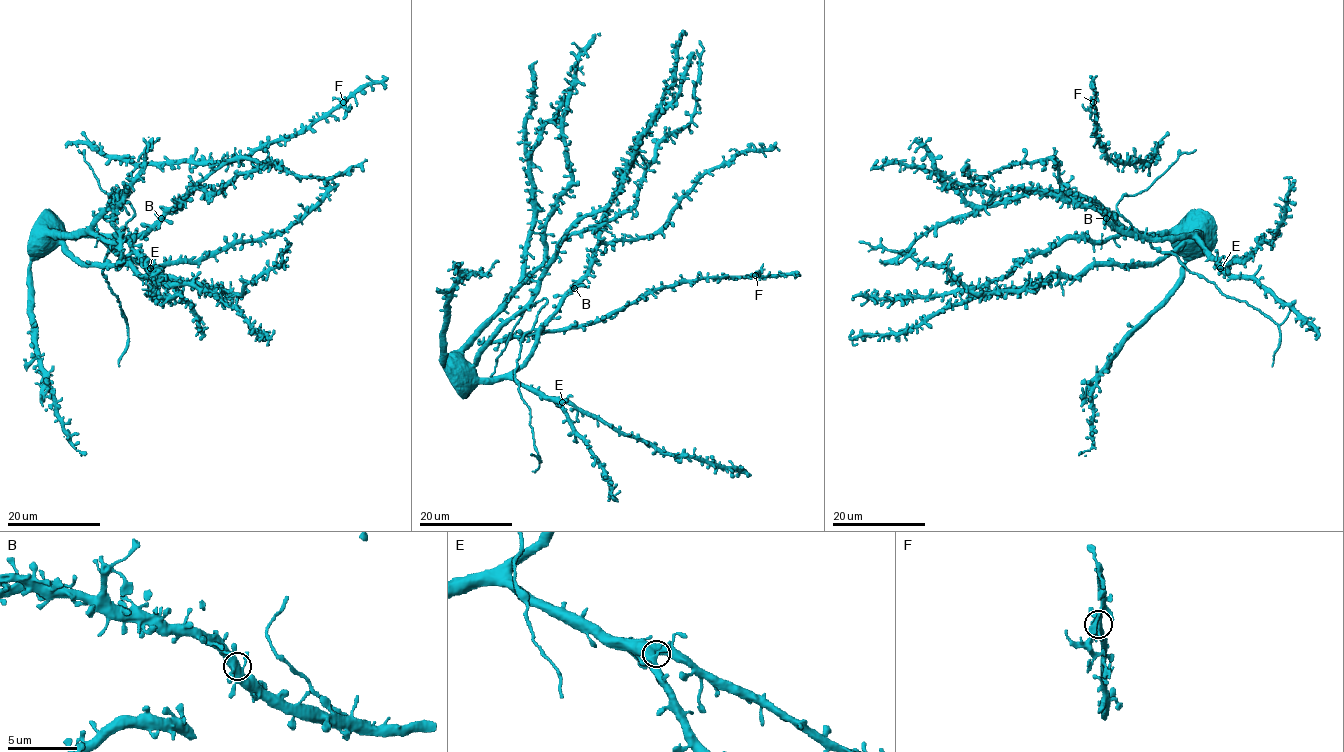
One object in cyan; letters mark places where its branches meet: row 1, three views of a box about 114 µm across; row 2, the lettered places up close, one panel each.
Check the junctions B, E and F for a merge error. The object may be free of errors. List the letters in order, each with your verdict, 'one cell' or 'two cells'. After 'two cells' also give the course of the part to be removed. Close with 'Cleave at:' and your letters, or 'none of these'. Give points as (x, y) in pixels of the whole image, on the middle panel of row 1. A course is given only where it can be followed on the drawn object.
B: one cell
E: one cell
F: two cells
Cleave at: F

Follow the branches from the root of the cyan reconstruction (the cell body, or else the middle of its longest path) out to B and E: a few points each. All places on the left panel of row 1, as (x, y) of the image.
B: (101, 237), (138, 238), (161, 218)
E: (101, 237), (124, 255), (139, 259), (150, 268)

